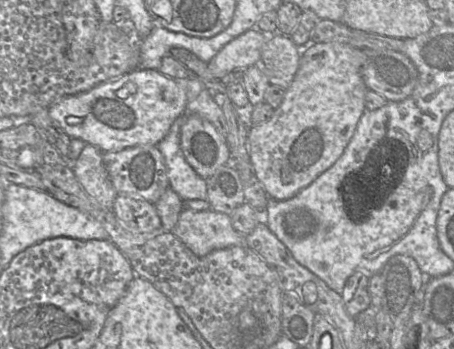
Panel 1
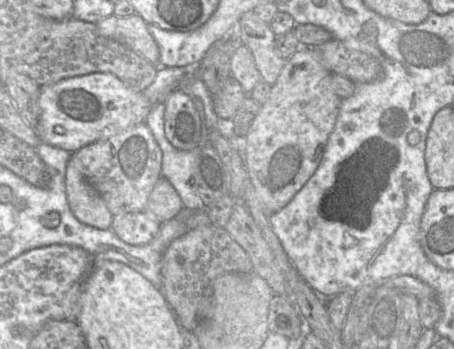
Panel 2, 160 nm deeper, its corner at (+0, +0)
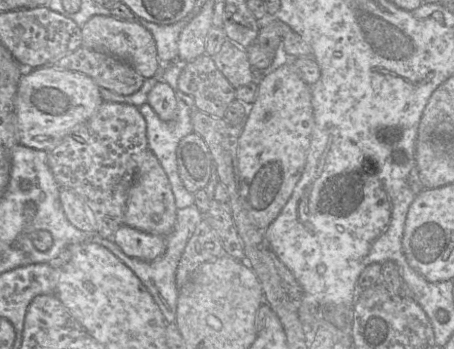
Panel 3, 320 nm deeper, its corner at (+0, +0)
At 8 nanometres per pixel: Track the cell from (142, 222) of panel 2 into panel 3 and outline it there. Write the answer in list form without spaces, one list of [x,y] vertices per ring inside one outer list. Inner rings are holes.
[[[123,225],[116,232],[114,240],[127,256],[142,261],[153,261],[164,254],[165,238]]]

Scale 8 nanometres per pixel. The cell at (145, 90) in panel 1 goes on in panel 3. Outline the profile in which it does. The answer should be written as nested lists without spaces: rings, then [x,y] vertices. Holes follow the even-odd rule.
[[[54,66],[35,68],[21,77],[17,91],[20,144],[50,152],[77,126],[86,122],[103,103],[100,87],[84,73]]]

